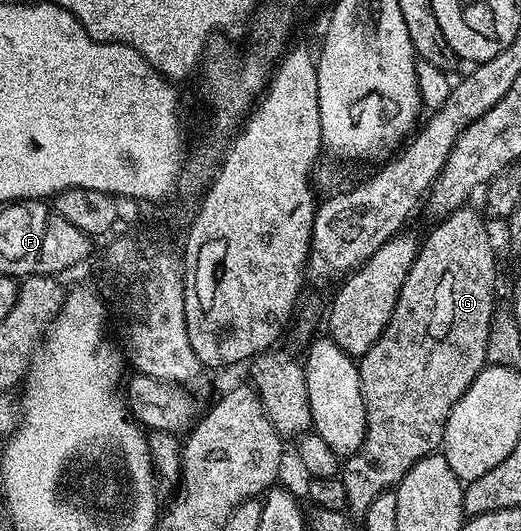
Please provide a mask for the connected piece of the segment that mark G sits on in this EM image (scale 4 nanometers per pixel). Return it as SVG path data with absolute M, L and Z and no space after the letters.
M471 207L456 208L448 216L438 219L434 223L437 225L430 230L429 237L423 240L417 249L417 257L415 257L414 264L406 276L406 281L403 282L402 289L399 290L394 312L391 314L390 321L387 322L386 329L383 330L379 342L375 342L375 346L371 346L371 350L367 350L367 354L360 357L361 389L367 410L367 434L363 438L363 446L357 454L344 461L343 471L339 476L341 481L345 483L347 498L349 499L347 508L350 513L364 514L367 506L371 506L371 502L375 502L375 498L379 498L379 494L396 489L397 483L407 474L407 470L411 470L411 466L415 466L415 462L419 462L424 456L434 455L440 449L444 438L444 427L447 426L448 415L451 414L452 407L459 402L464 392L475 382L476 376L487 364L489 331L492 326L494 307L499 300L497 297L497 252L493 249L489 228L485 225L486 217L484 215L481 217Z

